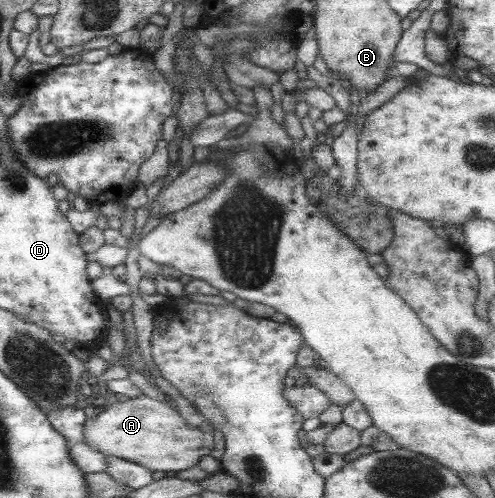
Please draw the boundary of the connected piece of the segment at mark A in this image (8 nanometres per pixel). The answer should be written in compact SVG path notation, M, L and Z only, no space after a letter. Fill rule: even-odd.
M144 395L128 399L123 402L106 403L105 409L98 415L88 413L82 426L83 441L88 447L103 453L105 456L114 456L126 461L141 465L153 471L184 471L197 465L198 461L212 451L214 441L210 432L200 431L198 428L186 424L174 406L168 402L150 399Z

